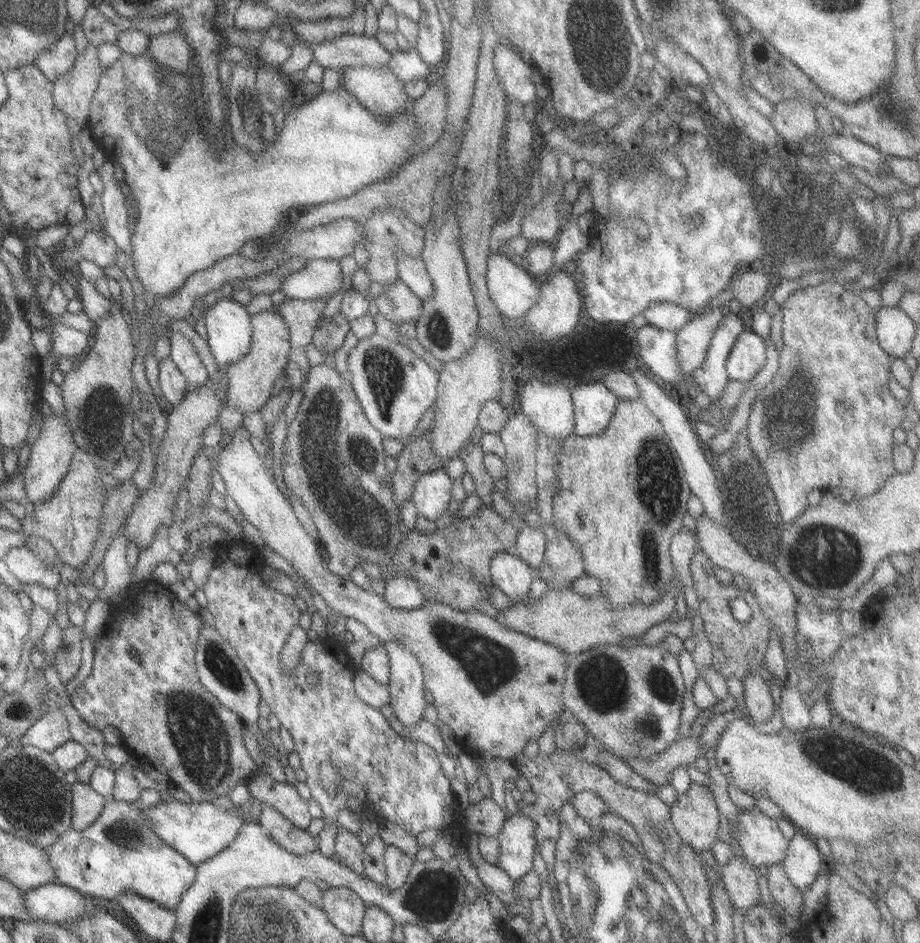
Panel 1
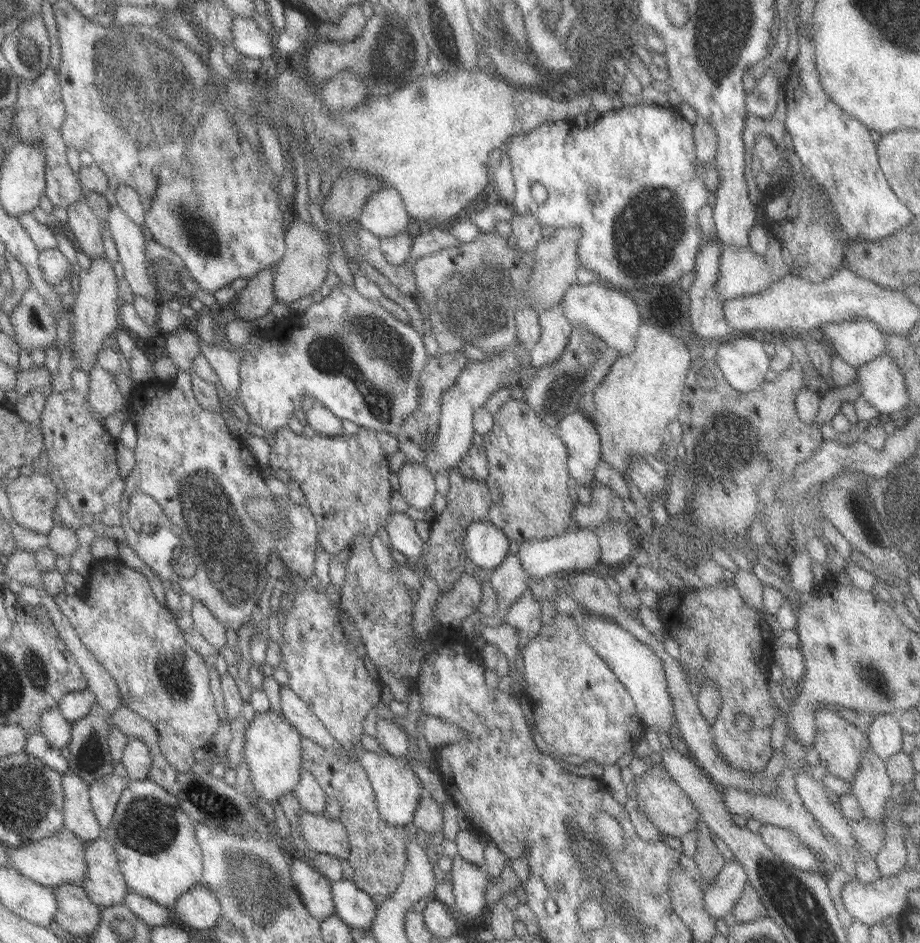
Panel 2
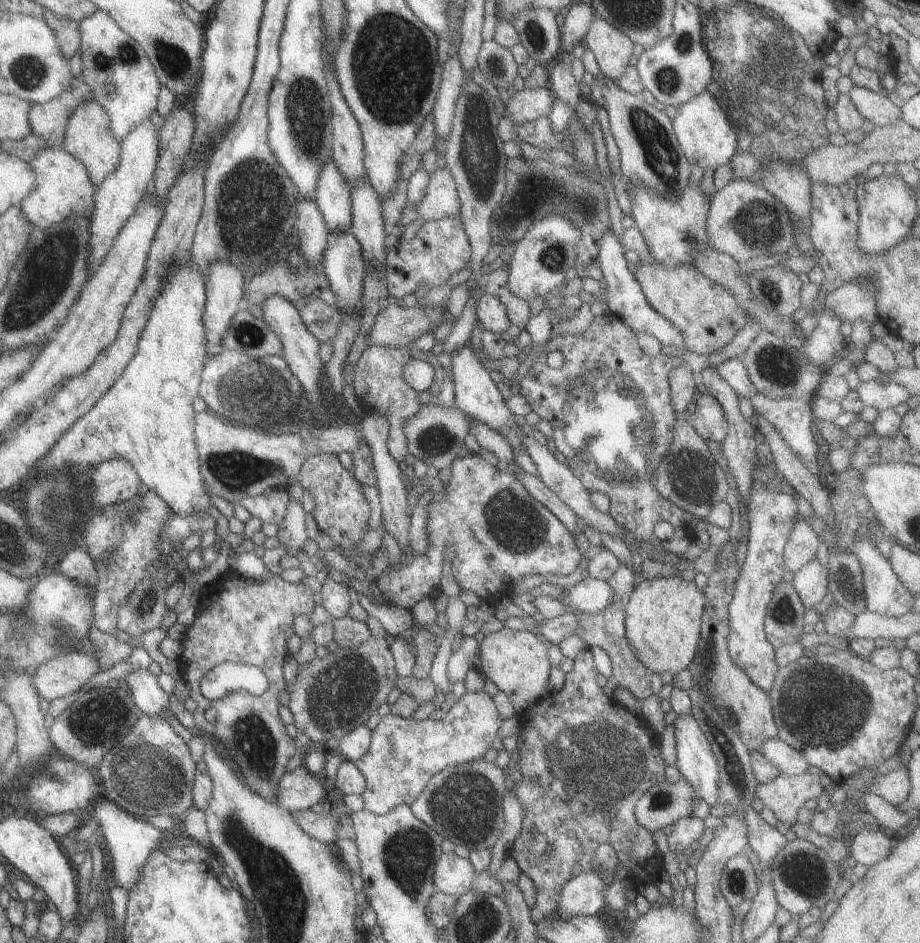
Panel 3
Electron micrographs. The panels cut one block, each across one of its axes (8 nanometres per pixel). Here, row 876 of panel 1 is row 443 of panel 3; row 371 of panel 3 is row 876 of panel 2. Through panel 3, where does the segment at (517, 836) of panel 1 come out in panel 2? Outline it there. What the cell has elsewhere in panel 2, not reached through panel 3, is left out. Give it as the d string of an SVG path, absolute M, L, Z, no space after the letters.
M459 855L452 859L450 874L454 904L458 908L457 916L461 921L478 917L486 906L489 874L486 870L465 862Z

